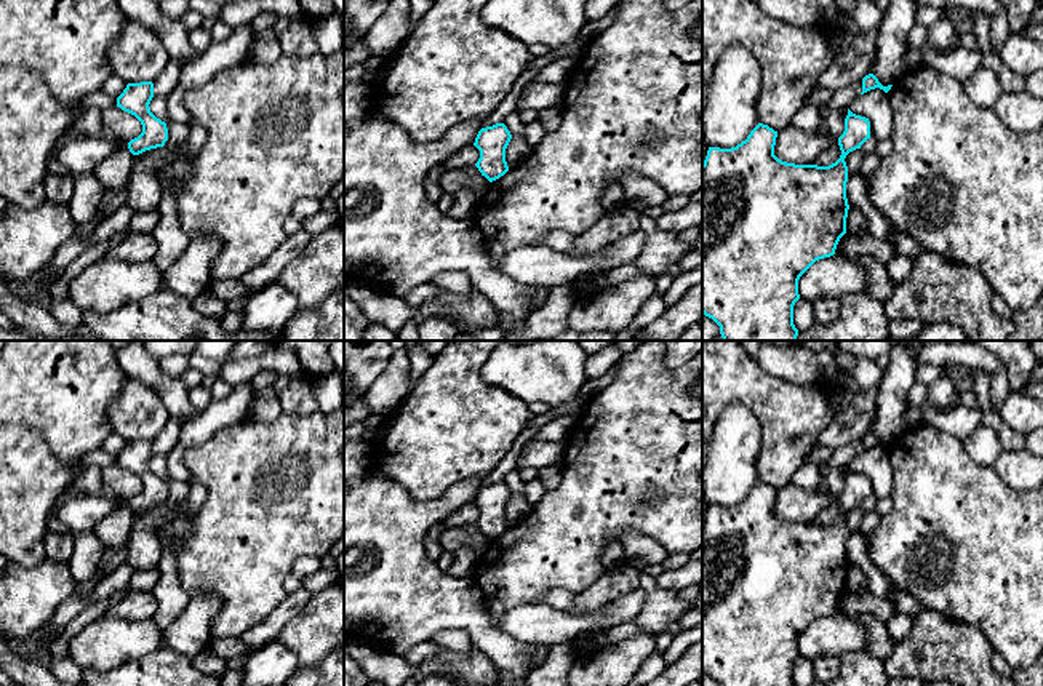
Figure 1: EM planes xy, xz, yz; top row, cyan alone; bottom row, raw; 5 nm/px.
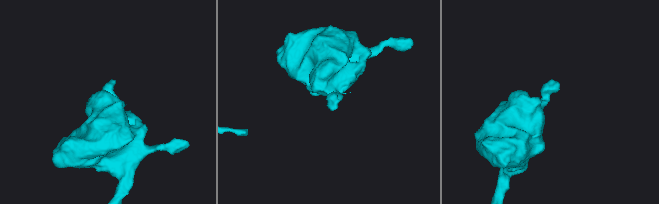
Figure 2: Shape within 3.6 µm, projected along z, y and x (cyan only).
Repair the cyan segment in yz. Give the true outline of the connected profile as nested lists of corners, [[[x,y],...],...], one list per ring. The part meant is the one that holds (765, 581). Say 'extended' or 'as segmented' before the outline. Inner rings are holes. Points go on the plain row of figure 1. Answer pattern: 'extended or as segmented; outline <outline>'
as segmented; outline [[[848,467],[845,477],[845,489],[838,496],[841,509],[840,516],[829,524],[817,523],[795,523],[779,518],[774,513],[777,489],[768,483],[758,481],[745,499],[731,507],[709,505],[707,515],[702,521],[702,672],[712,676],[720,686],[795,686],[793,664],[800,657],[798,638],[819,617],[835,612],[840,596],[846,592],[848,576],[848,524],[846,513],[870,497],[870,480],[865,475],[856,473]]]

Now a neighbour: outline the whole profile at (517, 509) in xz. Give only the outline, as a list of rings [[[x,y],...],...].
[[[512,494],[506,507],[506,520],[509,528],[522,523],[533,512],[534,505],[525,499],[523,494]]]

